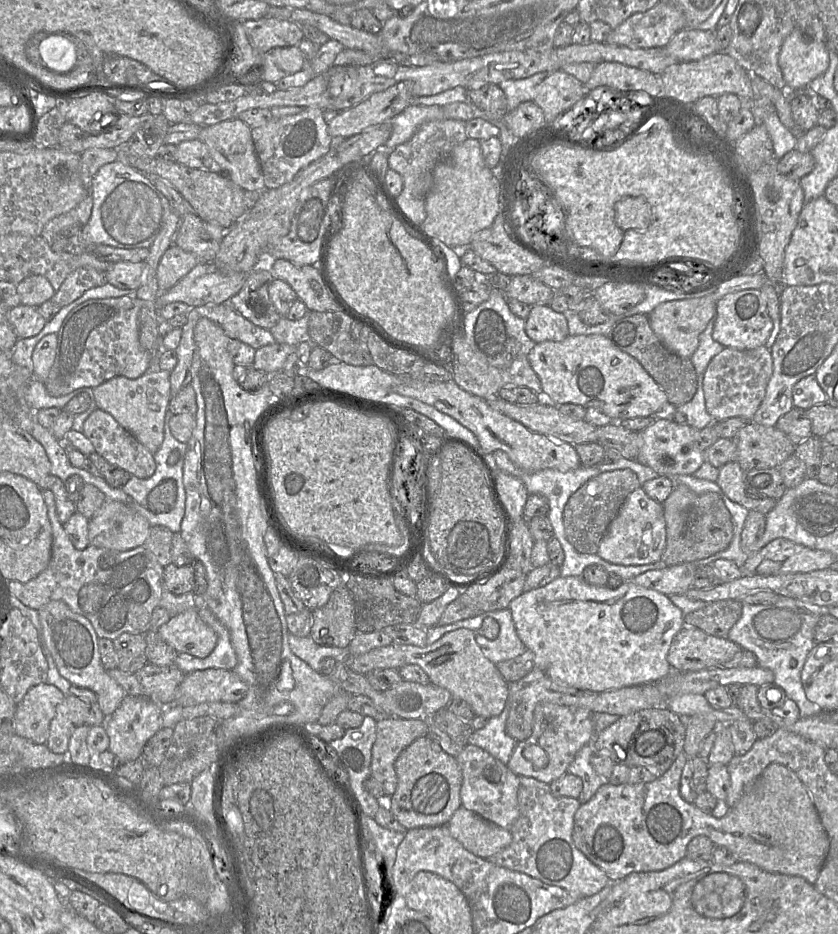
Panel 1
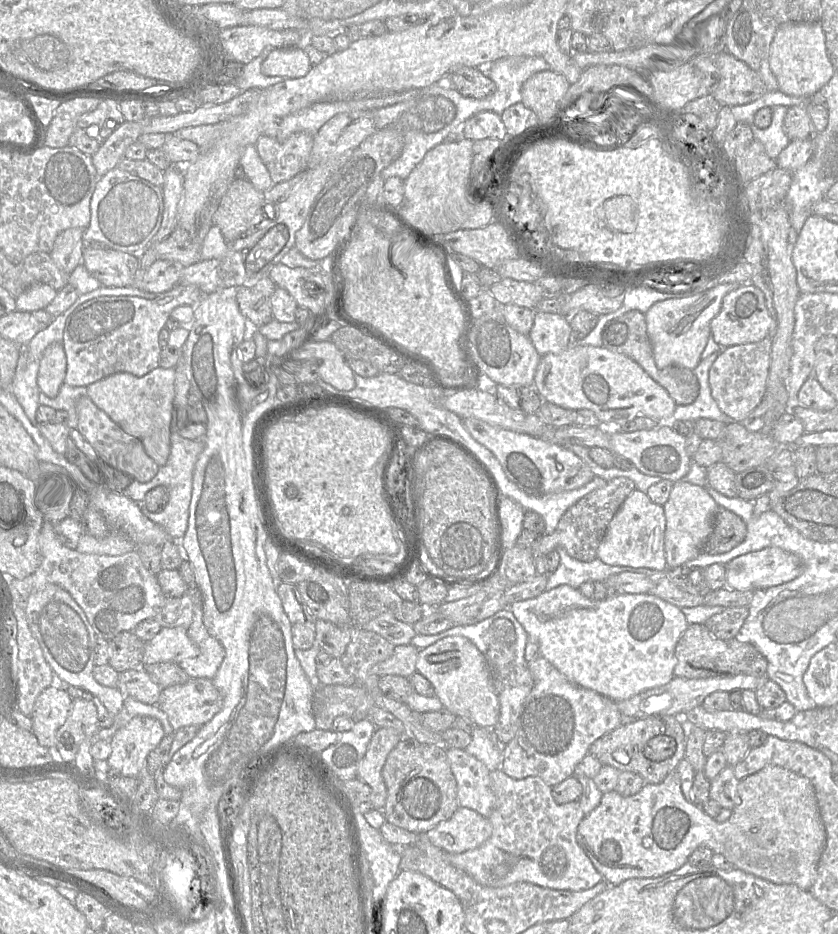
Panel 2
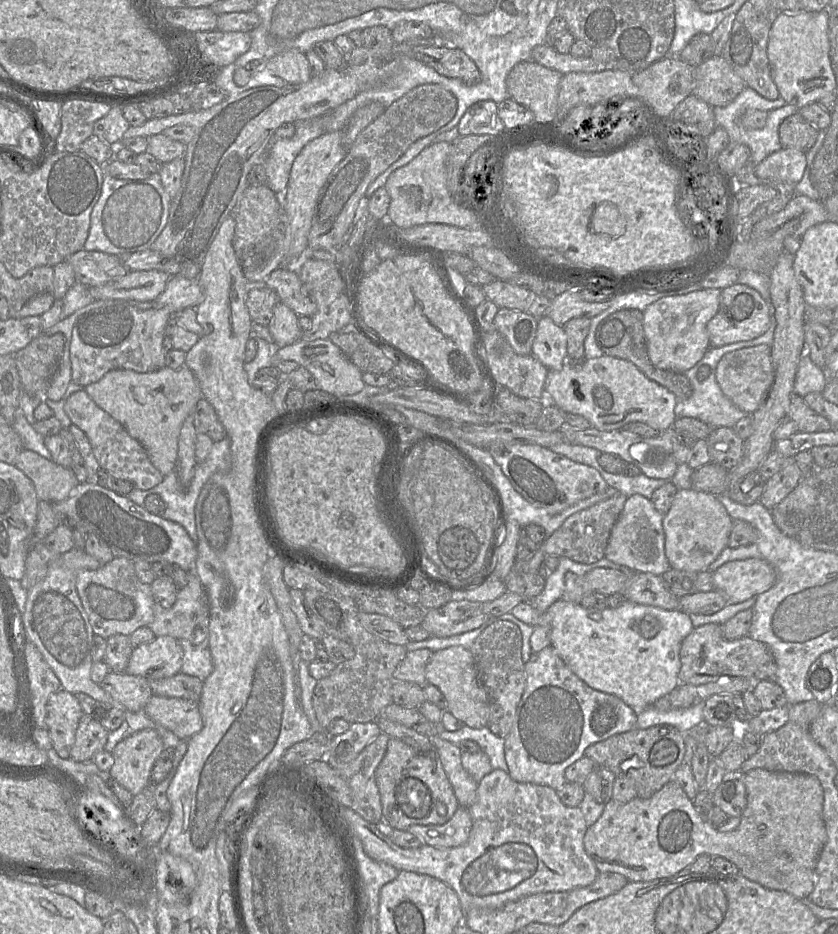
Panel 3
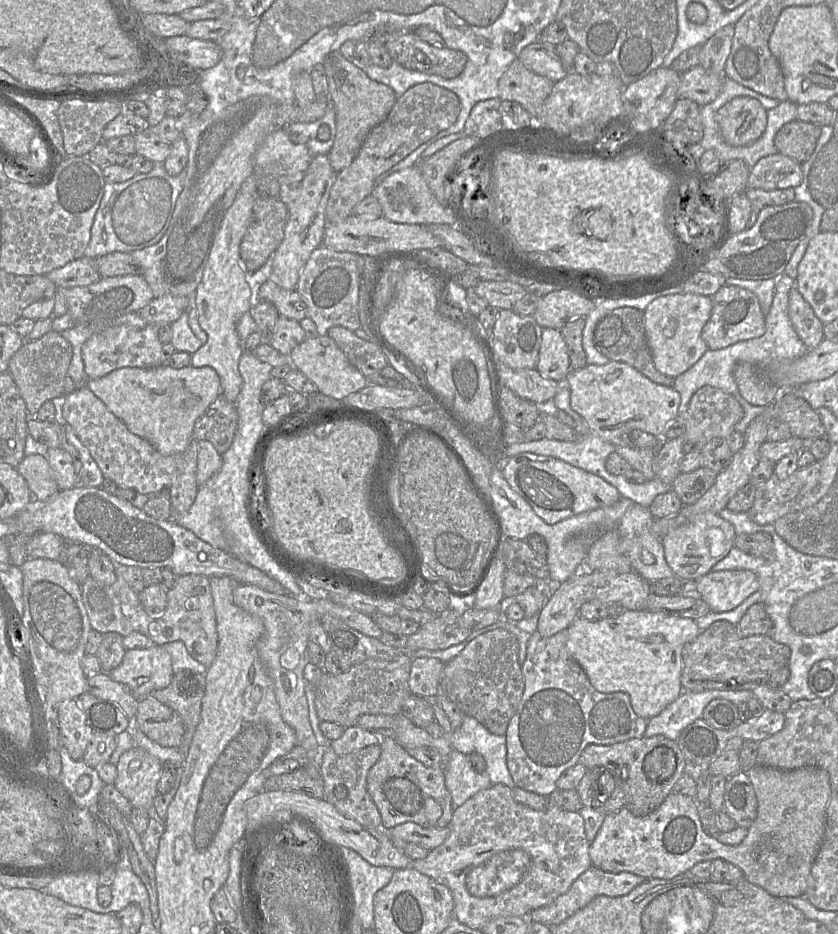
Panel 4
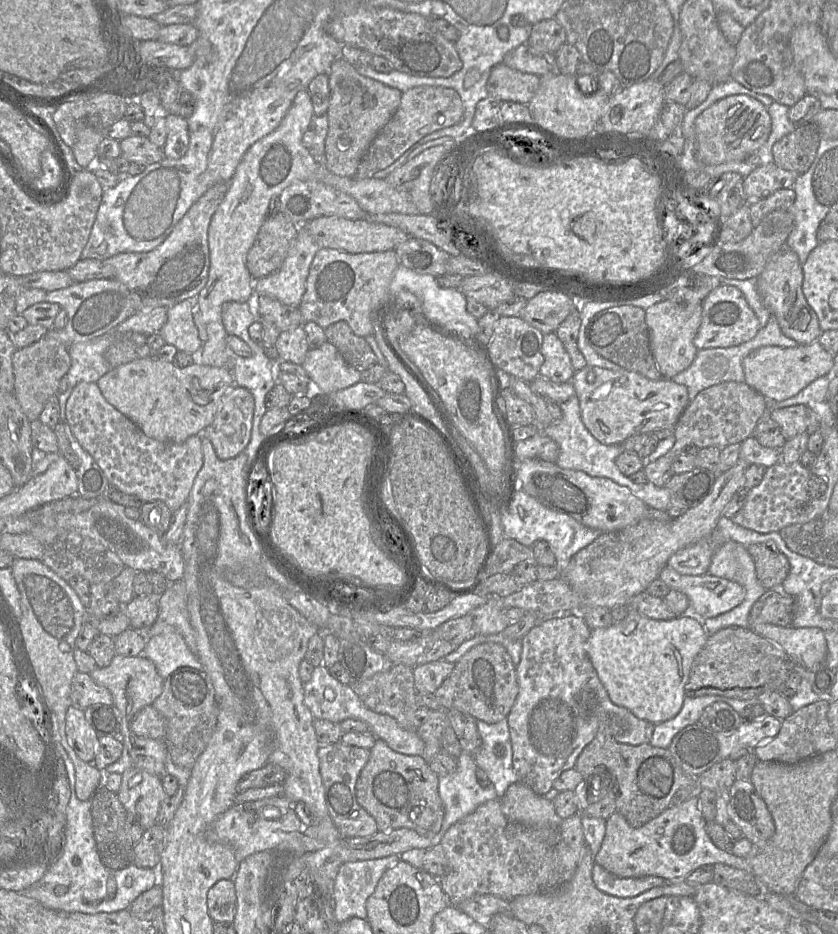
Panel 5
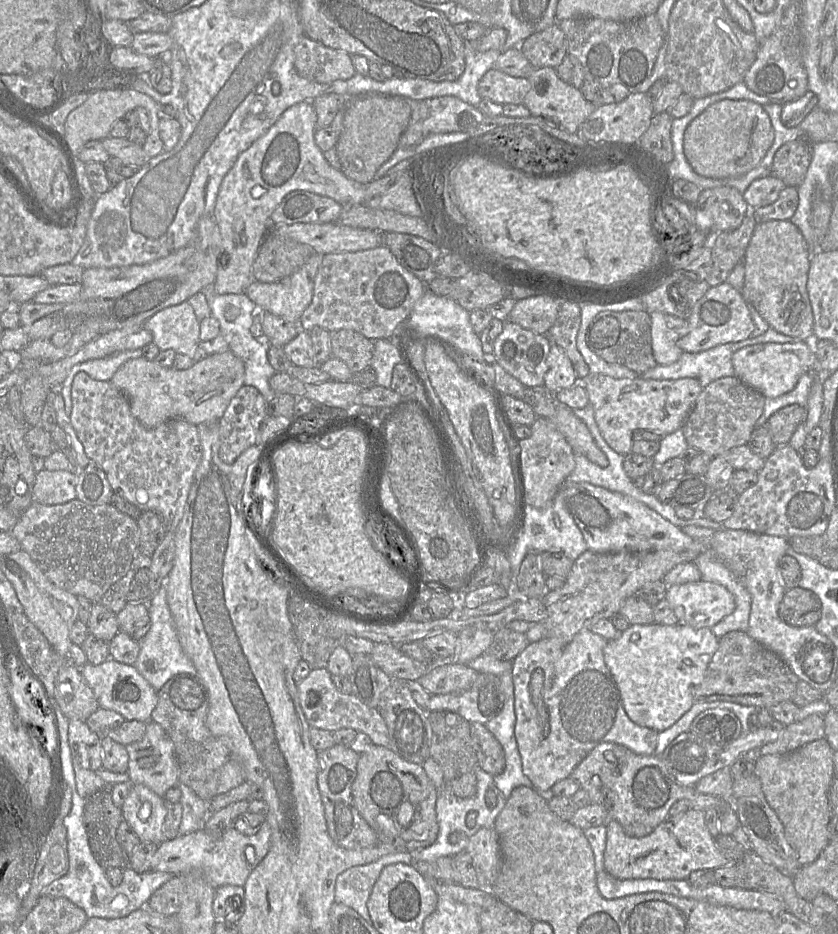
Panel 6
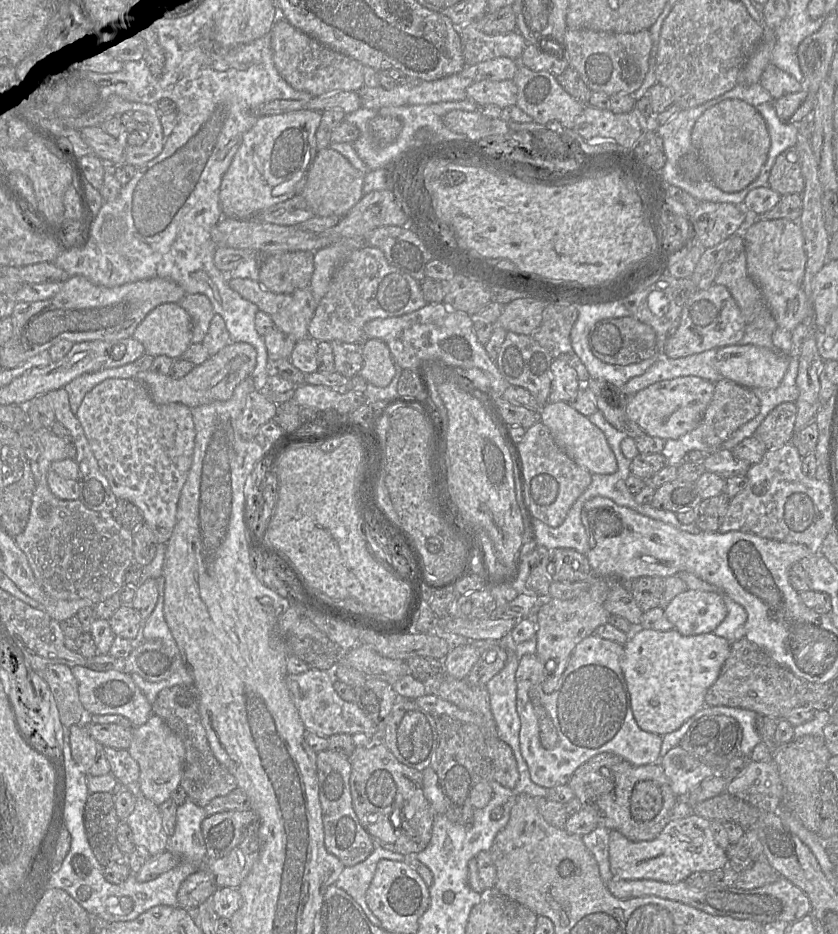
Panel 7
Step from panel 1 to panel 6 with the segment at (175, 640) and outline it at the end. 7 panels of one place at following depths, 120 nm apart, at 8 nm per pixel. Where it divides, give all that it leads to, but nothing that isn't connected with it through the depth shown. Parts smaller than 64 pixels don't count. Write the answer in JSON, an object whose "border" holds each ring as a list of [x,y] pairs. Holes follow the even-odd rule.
{"border":[[[109,658],[99,665],[86,663],[80,671],[93,690],[100,708],[113,710],[128,721],[137,720],[146,723],[152,721],[151,714],[158,703],[158,694],[134,665],[123,664]]]}

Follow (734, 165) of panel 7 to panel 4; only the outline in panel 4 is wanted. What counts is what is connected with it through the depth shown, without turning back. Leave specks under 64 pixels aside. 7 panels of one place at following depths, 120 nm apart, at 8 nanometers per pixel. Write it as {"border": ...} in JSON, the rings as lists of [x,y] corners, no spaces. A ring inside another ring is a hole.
{"border":[[[739,96],[718,110],[716,122],[721,136],[728,145],[751,145],[766,129],[767,110],[757,99]]]}

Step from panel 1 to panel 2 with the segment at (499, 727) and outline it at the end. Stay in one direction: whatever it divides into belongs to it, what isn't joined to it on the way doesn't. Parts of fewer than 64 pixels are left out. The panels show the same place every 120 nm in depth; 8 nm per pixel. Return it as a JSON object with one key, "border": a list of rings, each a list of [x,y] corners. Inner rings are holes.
{"border":[[[474,726],[471,735],[472,741],[465,751],[483,762],[490,771],[501,769],[505,744],[498,740],[493,729]]]}

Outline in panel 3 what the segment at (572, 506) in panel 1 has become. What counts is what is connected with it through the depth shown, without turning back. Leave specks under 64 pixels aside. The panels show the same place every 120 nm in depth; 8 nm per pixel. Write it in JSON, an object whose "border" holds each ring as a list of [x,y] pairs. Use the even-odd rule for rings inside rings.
{"border":[[[618,492],[614,496],[572,514],[564,523],[538,547],[536,552],[523,561],[516,561],[514,569],[524,573],[536,573],[545,556],[556,555],[573,561],[591,564],[602,559],[611,534],[628,497]]]}

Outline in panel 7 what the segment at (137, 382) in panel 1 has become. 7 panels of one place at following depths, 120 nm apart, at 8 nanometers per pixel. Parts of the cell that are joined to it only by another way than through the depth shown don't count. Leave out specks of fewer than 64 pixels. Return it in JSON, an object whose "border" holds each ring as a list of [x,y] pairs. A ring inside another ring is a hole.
{"border":[[[230,342],[218,353],[194,368],[184,377],[173,379],[152,370],[140,371],[134,377],[146,386],[156,404],[181,403],[189,408],[225,401],[231,398],[237,385],[250,376],[256,365],[256,350],[245,342]]]}

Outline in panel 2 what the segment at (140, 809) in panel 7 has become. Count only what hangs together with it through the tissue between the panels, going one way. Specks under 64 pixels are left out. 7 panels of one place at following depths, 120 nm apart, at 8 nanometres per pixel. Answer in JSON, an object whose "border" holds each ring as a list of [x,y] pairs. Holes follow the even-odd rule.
{"border":[[[130,718],[110,740],[111,754],[107,760],[110,769],[138,779],[145,771],[147,756],[164,736],[162,724],[156,718]]]}

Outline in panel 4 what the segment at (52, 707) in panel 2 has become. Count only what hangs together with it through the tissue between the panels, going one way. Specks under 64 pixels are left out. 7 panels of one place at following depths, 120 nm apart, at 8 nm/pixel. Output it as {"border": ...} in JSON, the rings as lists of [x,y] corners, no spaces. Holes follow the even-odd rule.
{"border":[[[77,699],[64,700],[58,708],[58,726],[63,746],[73,760],[82,760],[93,729]]]}

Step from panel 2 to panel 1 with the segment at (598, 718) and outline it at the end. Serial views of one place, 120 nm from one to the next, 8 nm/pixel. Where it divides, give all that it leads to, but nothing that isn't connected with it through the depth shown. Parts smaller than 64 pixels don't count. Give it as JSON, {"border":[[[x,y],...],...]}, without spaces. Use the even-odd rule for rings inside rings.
{"border":[[[541,702],[537,704],[534,710],[531,735],[527,739],[517,742],[507,766],[518,776],[530,777],[550,784],[568,772],[568,767],[574,760],[577,752],[583,746],[592,744],[595,736],[593,712],[590,710]],[[531,745],[538,745],[546,752],[549,759],[546,767],[538,769],[524,758],[524,749]]]}

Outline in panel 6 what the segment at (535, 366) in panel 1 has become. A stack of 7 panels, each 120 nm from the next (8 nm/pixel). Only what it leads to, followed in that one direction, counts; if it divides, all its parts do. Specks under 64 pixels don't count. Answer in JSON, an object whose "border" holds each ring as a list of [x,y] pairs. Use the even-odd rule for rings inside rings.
{"border":[[[590,373],[582,382],[586,382],[589,403],[593,407],[595,421],[602,437],[615,452],[623,456],[632,452],[635,430],[649,430],[667,435],[681,428],[703,390],[695,378],[616,379],[604,374]]]}

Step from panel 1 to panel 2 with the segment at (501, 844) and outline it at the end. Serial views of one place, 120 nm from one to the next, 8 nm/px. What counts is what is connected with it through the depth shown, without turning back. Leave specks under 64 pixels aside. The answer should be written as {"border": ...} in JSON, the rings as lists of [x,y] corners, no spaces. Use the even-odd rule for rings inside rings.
{"border":[[[459,806],[448,820],[427,831],[425,837],[444,852],[463,853],[484,844],[492,831],[488,818],[470,808]]]}

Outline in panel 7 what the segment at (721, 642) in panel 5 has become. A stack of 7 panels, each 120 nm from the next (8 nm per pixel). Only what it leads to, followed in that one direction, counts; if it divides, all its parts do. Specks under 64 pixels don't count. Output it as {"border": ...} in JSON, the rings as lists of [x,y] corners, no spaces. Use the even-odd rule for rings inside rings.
{"border":[[[745,637],[732,642],[718,678],[705,694],[707,706],[727,706],[754,711],[759,716],[784,719],[793,708],[804,706],[808,684]]]}

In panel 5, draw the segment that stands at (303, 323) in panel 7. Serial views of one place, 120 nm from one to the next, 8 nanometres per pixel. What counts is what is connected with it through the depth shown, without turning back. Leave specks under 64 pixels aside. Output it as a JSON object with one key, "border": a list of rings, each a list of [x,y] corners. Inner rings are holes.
{"border":[[[306,224],[298,226],[297,237],[292,244],[282,266],[274,273],[255,281],[255,288],[260,295],[266,295],[289,306],[299,306],[306,289],[306,280],[310,265],[320,247],[306,229]]]}

